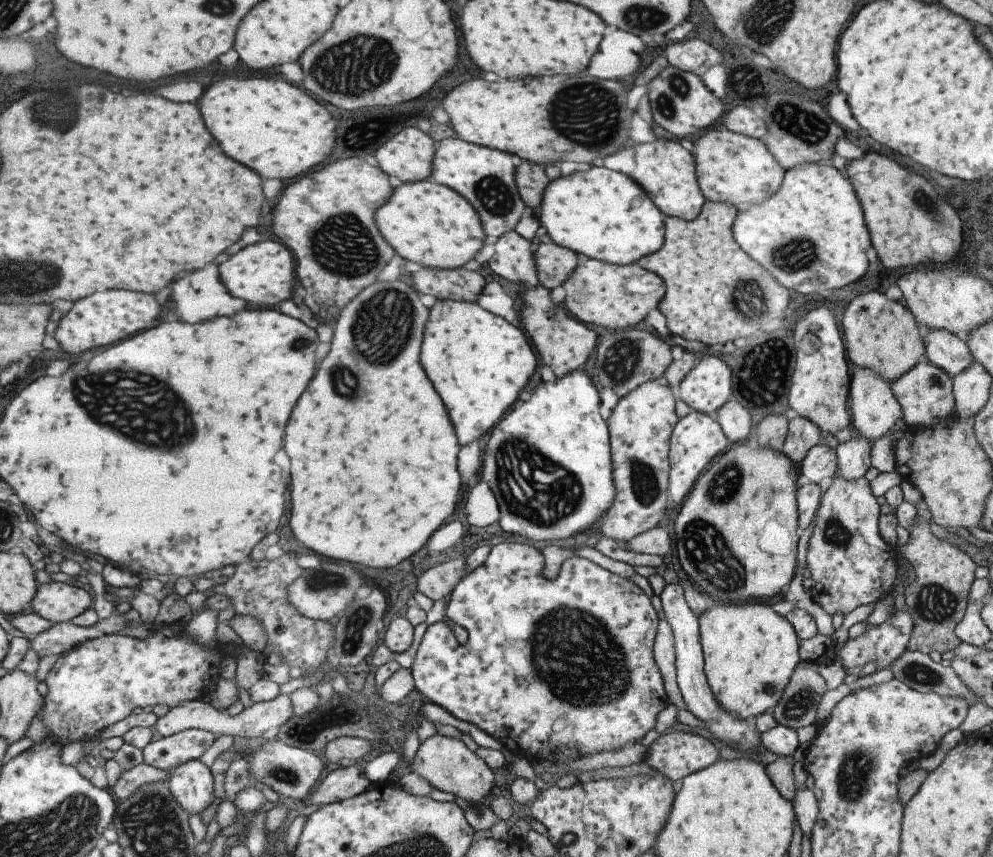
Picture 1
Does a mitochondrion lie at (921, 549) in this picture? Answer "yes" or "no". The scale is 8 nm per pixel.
no

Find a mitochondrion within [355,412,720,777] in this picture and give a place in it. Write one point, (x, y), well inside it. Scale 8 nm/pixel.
(574, 654)

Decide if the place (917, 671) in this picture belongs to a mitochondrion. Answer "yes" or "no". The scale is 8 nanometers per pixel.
yes

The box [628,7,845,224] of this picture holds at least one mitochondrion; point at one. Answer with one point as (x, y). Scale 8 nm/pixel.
(803, 126)

